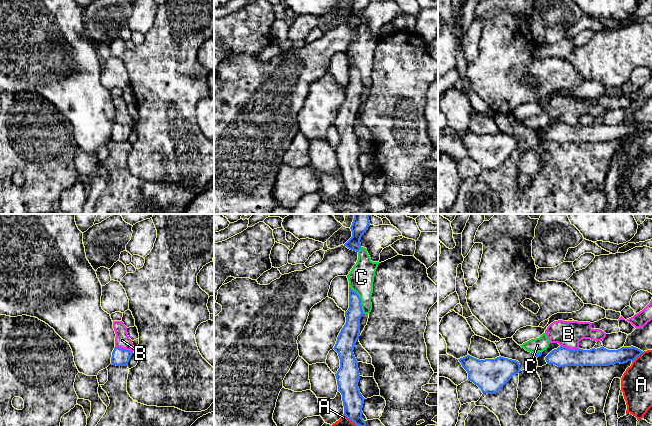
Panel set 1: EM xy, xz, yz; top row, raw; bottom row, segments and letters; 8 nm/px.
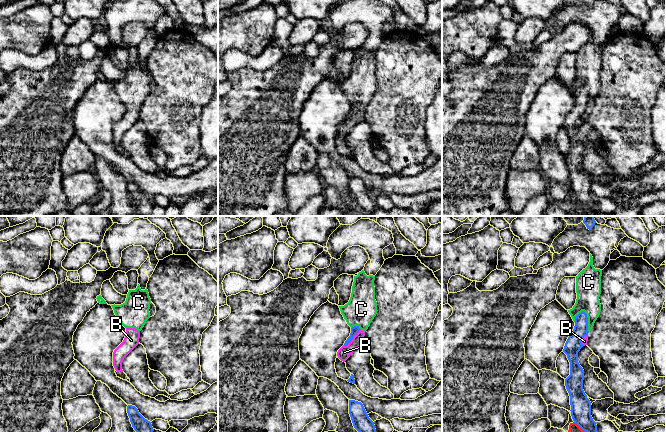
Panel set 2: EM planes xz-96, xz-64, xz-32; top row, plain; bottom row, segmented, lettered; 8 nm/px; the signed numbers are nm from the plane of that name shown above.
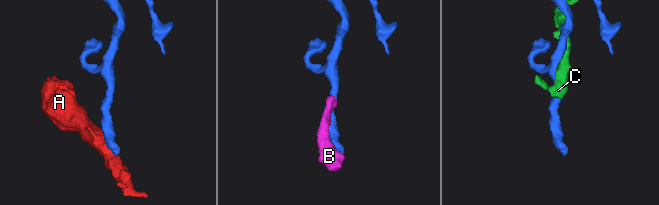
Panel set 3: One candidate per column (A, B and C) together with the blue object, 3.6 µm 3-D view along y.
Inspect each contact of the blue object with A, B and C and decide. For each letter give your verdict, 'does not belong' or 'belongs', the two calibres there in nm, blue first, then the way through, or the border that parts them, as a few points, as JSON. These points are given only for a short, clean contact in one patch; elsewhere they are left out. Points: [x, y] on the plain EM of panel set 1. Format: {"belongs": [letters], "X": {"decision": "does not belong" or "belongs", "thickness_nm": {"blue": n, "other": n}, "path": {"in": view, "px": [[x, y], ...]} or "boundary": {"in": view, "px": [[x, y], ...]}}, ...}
{"belongs": [], "A": {"decision": "does not belong", "thickness_nm": {"blue": 130, "other": 260}, "boundary": {"in": "yz", "px": [[643, 128], [632, 138]]}}, "B": {"decision": "does not belong", "thickness_nm": {"blue": 150, "other": 220}, "boundary": {"in": "yz", "px": [[560, 121], [566, 124], [578, 124]]}}, "C": {"decision": "does not belong", "thickness_nm": {"blue": 140, "other": 200}}}

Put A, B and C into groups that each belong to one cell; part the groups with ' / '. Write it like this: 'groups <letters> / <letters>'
groups A / B C

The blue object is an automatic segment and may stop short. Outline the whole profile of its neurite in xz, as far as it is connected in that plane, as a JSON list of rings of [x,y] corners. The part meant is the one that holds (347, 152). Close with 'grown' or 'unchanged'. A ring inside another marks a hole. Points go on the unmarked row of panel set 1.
[[[349,63],[349,84],[345,88],[346,99],[341,105],[334,126],[340,135],[340,144],[335,150],[338,167],[342,171],[344,191],[356,201],[366,204],[362,195],[365,174],[360,169],[358,138],[354,132],[354,122],[360,110],[360,95],[363,91],[359,71]]]; unchanged

